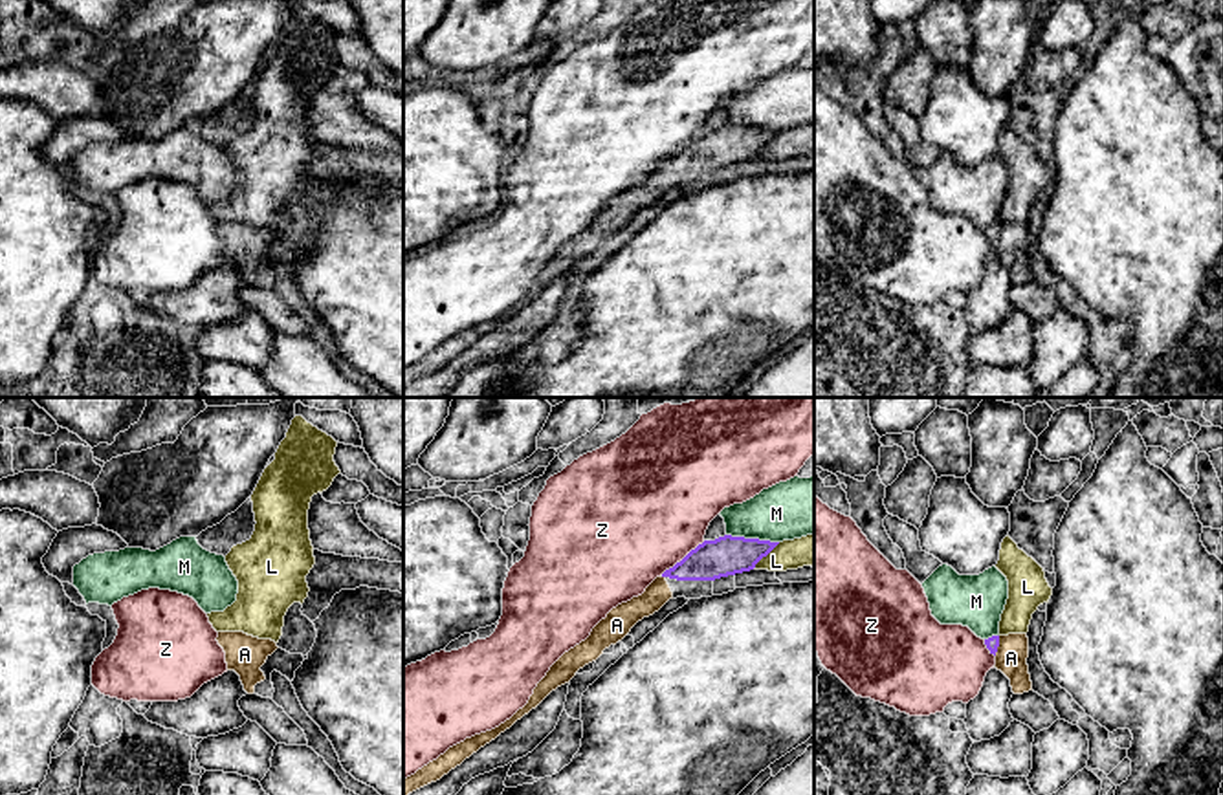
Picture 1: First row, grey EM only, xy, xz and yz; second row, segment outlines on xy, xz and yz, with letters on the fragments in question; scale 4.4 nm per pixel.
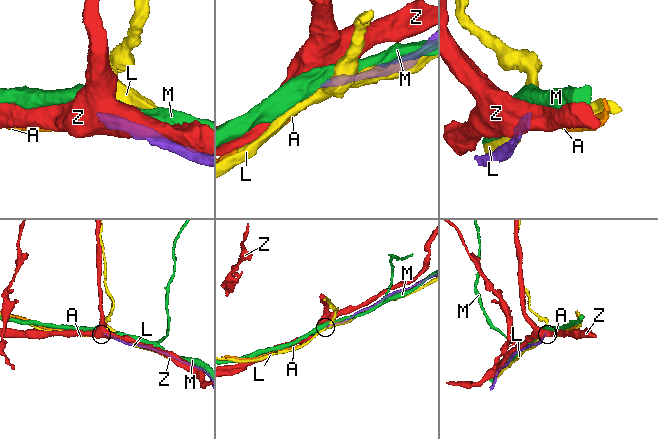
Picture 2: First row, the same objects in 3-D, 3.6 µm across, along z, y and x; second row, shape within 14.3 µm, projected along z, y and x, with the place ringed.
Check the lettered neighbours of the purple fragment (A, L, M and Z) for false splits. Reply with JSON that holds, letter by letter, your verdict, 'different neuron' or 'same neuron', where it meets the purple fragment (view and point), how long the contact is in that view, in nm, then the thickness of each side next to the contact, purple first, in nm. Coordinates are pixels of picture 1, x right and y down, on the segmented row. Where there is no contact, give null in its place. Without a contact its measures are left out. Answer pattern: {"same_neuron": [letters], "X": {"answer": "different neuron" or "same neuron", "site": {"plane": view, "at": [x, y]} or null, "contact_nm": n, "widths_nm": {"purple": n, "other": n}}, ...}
{"same_neuron": ["A"], "A": {"answer": "same neuron", "site": {"plane": "yz", "at": [998, 645]}, "contact_nm": 90, "widths_nm": {"purple": 60, "other": 140}}, "L": {"answer": "different neuron", "site": {"plane": "xz", "at": [765, 555]}, "contact_nm": 170, "widths_nm": {"purple": 180, "other": 140}}, "M": {"answer": "different neuron", "site": {"plane": "xz", "at": [752, 539]}, "contact_nm": 240, "widths_nm": {"purple": 180, "other": 260}}, "Z": {"answer": "different neuron", "site": {"plane": "xz", "at": [684, 557]}, "contact_nm": 240, "widths_nm": {"purple": 180, "other": 500}}}

